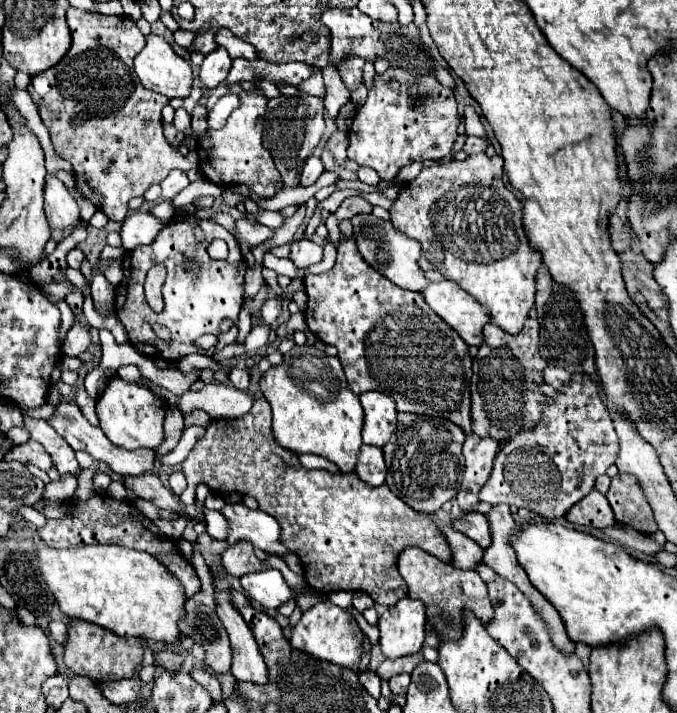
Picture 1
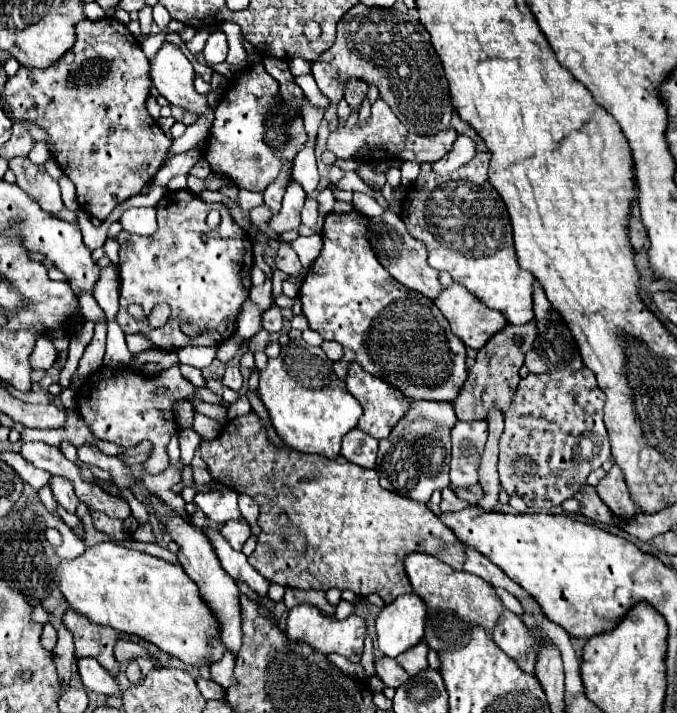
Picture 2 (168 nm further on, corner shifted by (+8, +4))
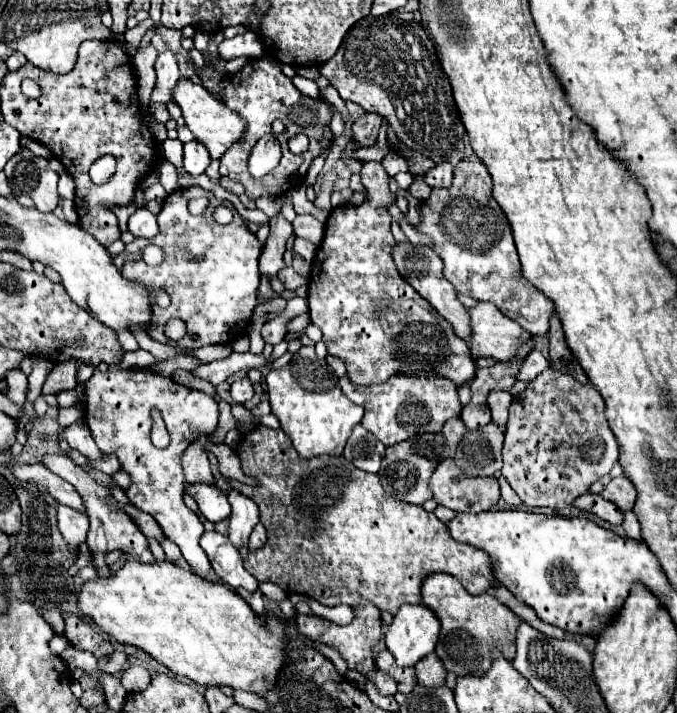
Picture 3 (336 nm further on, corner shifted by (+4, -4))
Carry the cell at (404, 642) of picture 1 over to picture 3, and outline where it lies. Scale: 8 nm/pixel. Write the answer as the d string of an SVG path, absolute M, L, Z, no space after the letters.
M403 605L387 629L387 649L399 667L413 667L419 659L435 651L441 623L425 605Z

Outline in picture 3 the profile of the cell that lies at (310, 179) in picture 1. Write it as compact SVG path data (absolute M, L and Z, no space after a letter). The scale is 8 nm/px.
M297 215L297 219L293 221L293 229L297 237L303 237L307 241L311 241L313 245L319 245L325 233L325 225L315 219L313 215Z

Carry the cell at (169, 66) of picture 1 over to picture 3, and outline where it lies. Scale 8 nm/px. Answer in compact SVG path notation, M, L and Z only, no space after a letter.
M179 79L173 91L173 97L175 97L175 103L183 111L183 119L187 121L189 131L195 135L195 139L199 139L207 147L211 159L221 159L223 153L233 143L243 139L243 133L247 131L247 121L239 117L235 111L231 111L225 103L215 99L211 93L207 93L203 85L193 85L189 79Z

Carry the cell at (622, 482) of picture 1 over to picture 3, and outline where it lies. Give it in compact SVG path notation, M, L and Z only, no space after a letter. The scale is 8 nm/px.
M615 477L611 479L605 489L601 491L601 495L607 499L607 501L613 501L619 509L623 511L631 511L633 509L633 503L635 503L635 485L625 477Z

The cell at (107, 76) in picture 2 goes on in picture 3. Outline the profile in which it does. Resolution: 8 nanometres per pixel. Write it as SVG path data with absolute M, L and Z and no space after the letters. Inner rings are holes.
M85 41L79 47L79 61L77 61L75 69L67 75L55 75L51 71L43 71L43 69L35 67L33 63L25 63L21 69L9 71L1 81L1 111L3 111L5 121L11 127L15 127L21 135L27 135L27 137L47 145L51 149L51 153L65 165L67 173L75 179L75 183L77 183L75 209L79 213L81 229L87 231L89 235L93 235L105 247L109 247L113 241L117 241L121 237L119 221L109 209L103 209L99 203L109 201L115 205L129 205L135 197L135 189L137 189L139 181L145 177L147 171L153 169L155 161L159 161L159 155L155 153L157 141L153 139L151 131L139 119L137 81L135 81L135 73L133 73L133 63L131 63L131 57L121 49L121 45L117 45L115 41ZM25 77L37 81L37 85L41 87L41 95L37 99L27 99L21 93L21 81ZM107 153L111 153L117 159L117 171L107 183L95 185L89 179L89 167L97 157L107 155Z

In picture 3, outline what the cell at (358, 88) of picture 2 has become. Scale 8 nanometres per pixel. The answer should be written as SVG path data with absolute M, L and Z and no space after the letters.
M367 113L363 115L359 121L353 123L353 139L357 143L361 143L363 147L371 147L377 143L377 135L379 135L379 125L381 125L381 117L375 113Z

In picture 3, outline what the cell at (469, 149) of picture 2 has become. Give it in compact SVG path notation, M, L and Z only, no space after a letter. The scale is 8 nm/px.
M439 163L439 165L435 165L433 169L429 169L429 171L423 175L423 179L425 179L425 183L427 183L429 187L437 187L437 189L449 187L451 181L453 181L453 165L449 165L449 163Z

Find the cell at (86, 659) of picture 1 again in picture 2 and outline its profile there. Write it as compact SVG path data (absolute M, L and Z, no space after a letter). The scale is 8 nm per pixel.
M71 609L65 611L63 625L73 633L77 659L93 657L111 673L111 677L119 675L119 661L113 655L113 647L119 641L119 633L115 629L95 625Z

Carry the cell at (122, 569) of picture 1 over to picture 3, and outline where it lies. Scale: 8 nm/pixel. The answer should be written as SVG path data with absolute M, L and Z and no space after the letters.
M127 559L127 563L111 577L97 577L95 581L87 581L83 585L79 593L79 609L115 641L149 653L173 675L187 677L197 685L227 685L231 689L241 689L263 697L267 689L275 685L275 679L287 661L287 631L285 623L275 613L265 613L259 617L233 589L219 581L207 581L197 573L169 561L143 565L135 559Z

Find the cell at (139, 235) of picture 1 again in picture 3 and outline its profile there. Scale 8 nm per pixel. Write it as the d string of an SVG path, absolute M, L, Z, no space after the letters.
M139 207L131 217L129 217L129 231L135 237L145 237L151 239L159 233L159 225L157 225L157 217L147 209L147 207Z

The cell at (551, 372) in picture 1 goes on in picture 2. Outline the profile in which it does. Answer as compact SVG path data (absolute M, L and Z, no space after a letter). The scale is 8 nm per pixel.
M529 351L527 357L525 357L525 365L531 373L547 373L549 367L545 365L545 361L535 353L535 351Z

